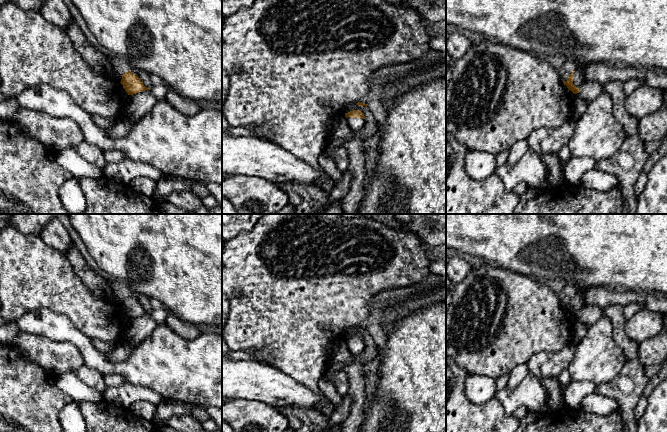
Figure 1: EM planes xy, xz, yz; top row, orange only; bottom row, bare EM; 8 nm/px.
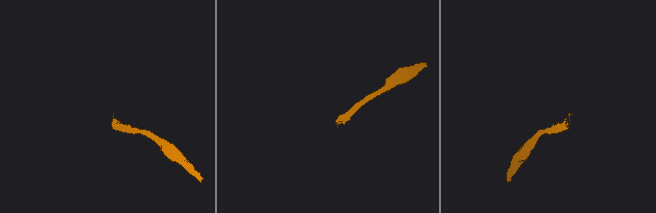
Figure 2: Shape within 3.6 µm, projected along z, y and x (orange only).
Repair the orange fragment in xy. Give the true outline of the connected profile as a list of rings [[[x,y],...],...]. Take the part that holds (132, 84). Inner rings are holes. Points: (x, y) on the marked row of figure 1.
[[[71,0],[80,12],[90,32],[98,43],[110,54],[123,56],[131,65],[132,70],[122,75],[121,84],[128,93],[133,95],[145,90],[150,90],[144,86],[137,76],[139,71],[159,76],[170,89],[174,89],[181,96],[193,101],[222,101],[222,0]]]

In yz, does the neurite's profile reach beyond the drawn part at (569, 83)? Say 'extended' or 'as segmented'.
extended

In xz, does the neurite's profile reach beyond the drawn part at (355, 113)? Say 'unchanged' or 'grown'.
grown

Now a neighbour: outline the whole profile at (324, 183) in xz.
[[[321,175],[316,182],[316,186],[324,192],[330,193],[334,187],[334,184],[328,177]]]

